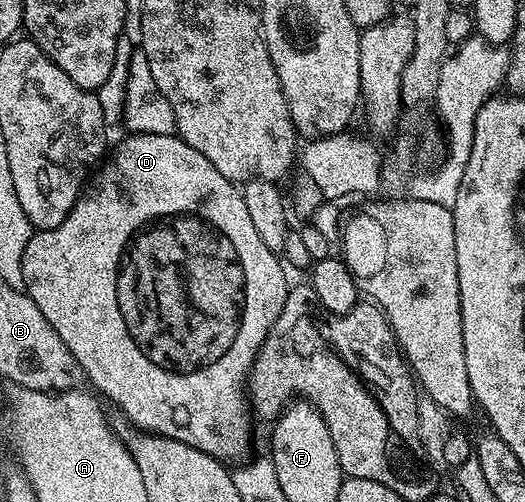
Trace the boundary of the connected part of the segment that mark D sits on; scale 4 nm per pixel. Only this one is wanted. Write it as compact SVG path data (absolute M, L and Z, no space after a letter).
M129 134L126 137L113 160L106 159L96 169L64 222L54 228L34 231L30 236L27 250L23 250L24 292L32 298L35 306L39 306L39 310L43 310L43 318L55 326L55 334L63 338L67 350L71 350L75 362L79 362L85 371L86 381L90 385L93 383L134 428L187 442L187 446L195 446L195 450L203 450L203 454L222 462L244 461L250 455L254 424L247 403L247 381L257 351L263 346L275 318L279 318L279 310L283 310L287 291L286 269L278 253L271 251L255 234L251 214L247 214L247 206L243 206L238 185L223 178L223 174L219 174L219 170L215 170L199 150L191 150L191 146L176 134Z

